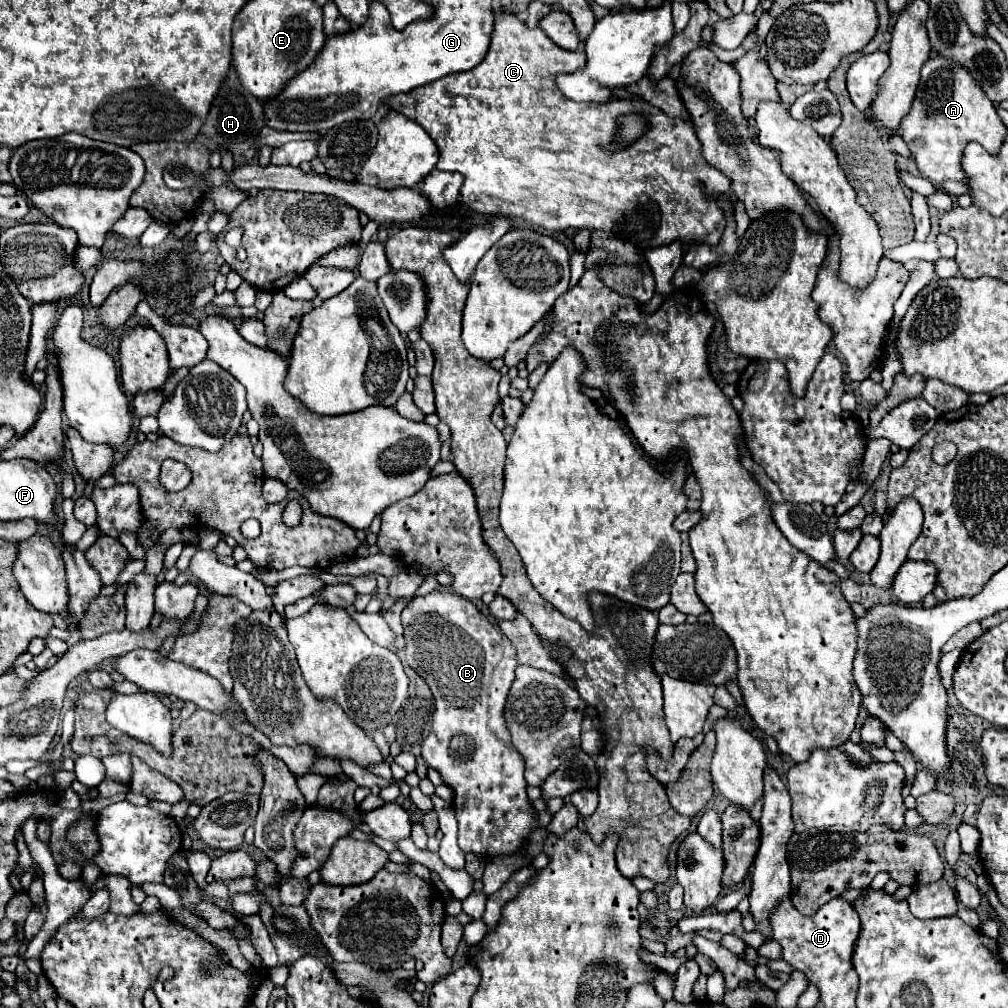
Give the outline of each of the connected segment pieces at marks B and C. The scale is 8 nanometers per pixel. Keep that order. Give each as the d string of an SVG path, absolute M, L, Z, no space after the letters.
M442 589L414 597L402 611L406 637L406 663L428 683L436 701L432 731L422 743L422 757L428 767L438 769L444 783L454 789L454 811L458 817L458 847L464 853L482 857L506 857L516 853L528 835L538 827L538 813L526 795L524 759L510 743L504 729L504 701L514 681L516 649L500 633L494 621L454 591Z
M502 9L502 11L494 11L494 33L492 33L492 43L490 43L490 49L484 57L484 61L476 67L476 69L470 69L470 71L464 71L464 73L456 73L452 77L444 77L440 81L432 81L432 85L424 85L420 89L412 89L408 93L400 93L398 97L388 97L384 99L384 105L392 111L400 111L402 115L406 115L408 119L416 121L418 125L422 125L428 135L434 139L438 151L440 151L440 159L436 163L436 169L440 171L456 171L464 177L464 183L460 187L460 195L462 195L462 203L470 209L470 211L478 211L478 213L488 213L488 215L508 215L508 217L520 217L524 221L528 221L530 225L534 227L542 227L546 231L564 231L568 227L576 227L576 229L602 229L602 231L612 231L616 227L616 223L622 223L626 217L634 215L640 211L646 213L646 203L652 199L660 205L660 229L652 229L652 223L648 227L648 231L644 233L638 233L632 237L634 243L638 243L640 247L658 247L658 245L668 245L676 239L680 239L682 243L692 243L692 241L698 241L698 243L708 243L708 245L716 245L722 229L724 229L724 213L720 213L720 207L716 205L716 201L712 201L712 197L716 197L716 193L728 193L728 197L732 197L732 191L730 191L730 181L728 177L724 177L718 169L712 169L708 165L707 161L702 156L701 143L696 137L696 131L692 127L690 121L682 121L680 117L668 117L666 113L662 113L660 109L656 107L648 107L648 109L640 109L636 113L642 113L648 123L650 123L650 131L644 133L636 143L632 143L626 151L622 153L606 153L602 149L602 145L606 143L612 143L614 137L616 137L616 131L618 131L618 125L616 125L616 119L620 115L626 115L626 113L634 113L634 107L630 103L638 103L638 101L632 101L632 99L610 99L608 103L578 103L578 101L572 101L568 97L564 97L560 93L560 89L556 87L556 73L572 73L580 67L584 67L584 51L566 51L562 47L558 47L550 37L546 37L546 33L542 29L528 29L524 25L524 21L520 21L514 13Z

